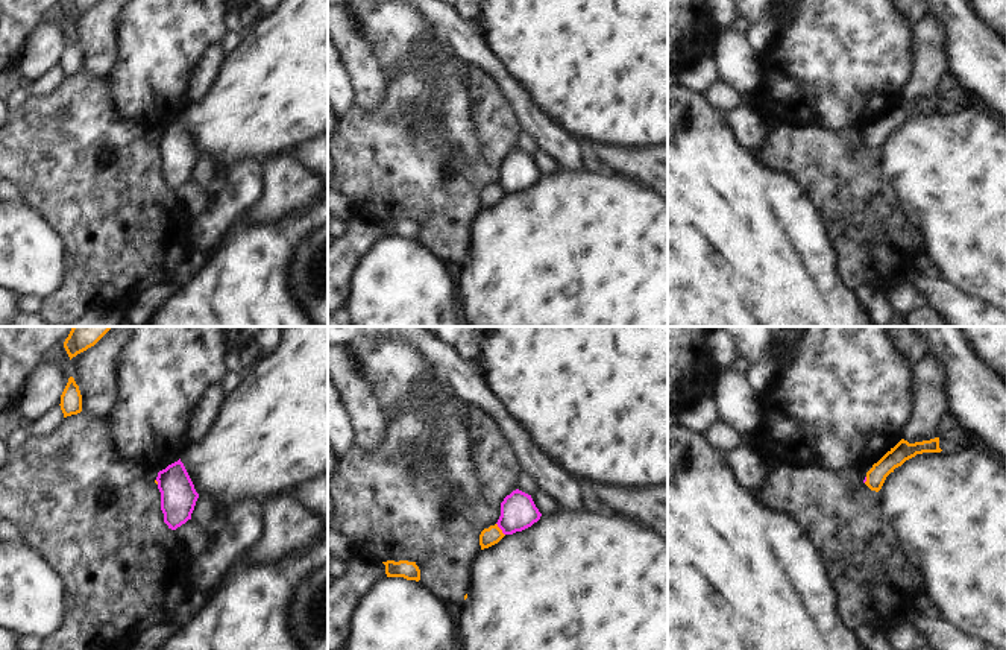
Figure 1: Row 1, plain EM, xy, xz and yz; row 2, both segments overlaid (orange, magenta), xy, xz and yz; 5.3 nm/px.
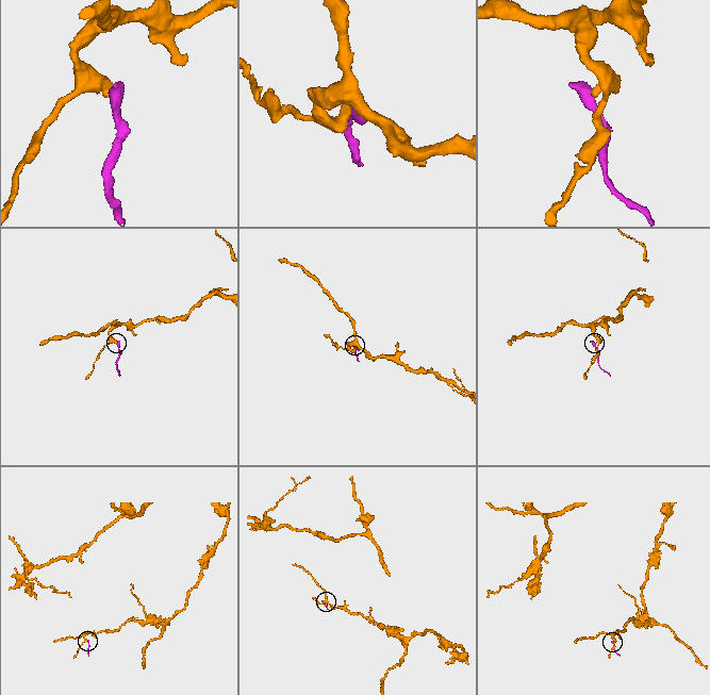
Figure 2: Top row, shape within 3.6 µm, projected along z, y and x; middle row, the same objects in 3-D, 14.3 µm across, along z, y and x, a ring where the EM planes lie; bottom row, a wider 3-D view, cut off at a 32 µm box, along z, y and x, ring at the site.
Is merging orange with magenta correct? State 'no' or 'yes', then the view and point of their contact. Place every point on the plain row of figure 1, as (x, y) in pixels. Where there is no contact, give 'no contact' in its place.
no | xz (499, 189)

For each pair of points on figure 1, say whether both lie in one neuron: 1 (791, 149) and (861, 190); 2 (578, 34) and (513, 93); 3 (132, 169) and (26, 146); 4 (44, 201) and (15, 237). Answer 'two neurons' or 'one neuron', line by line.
1: one neuron
2: two neurons
3: one neuron
4: two neurons

